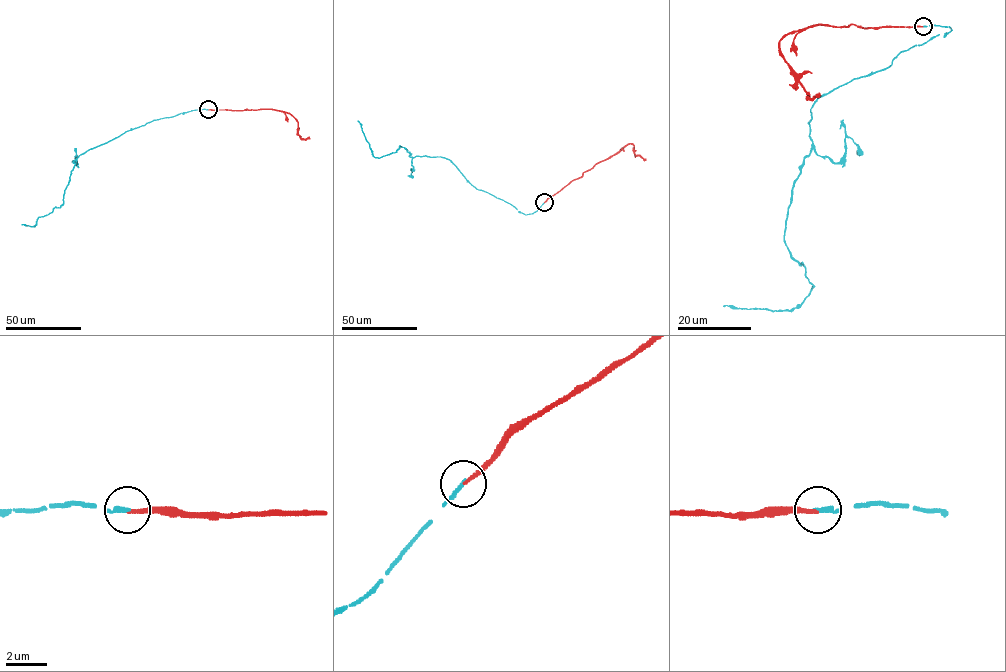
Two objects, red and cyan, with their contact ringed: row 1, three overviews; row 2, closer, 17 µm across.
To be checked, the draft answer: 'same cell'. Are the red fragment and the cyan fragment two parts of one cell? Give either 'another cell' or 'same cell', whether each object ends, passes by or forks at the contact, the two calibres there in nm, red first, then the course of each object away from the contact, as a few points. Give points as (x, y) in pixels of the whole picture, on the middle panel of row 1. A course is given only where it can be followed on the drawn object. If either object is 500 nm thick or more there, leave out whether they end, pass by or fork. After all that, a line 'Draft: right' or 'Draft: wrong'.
same cell; red ends; cyan ends; calibres 150 and 180 nm; course red (544, 202), (628, 144), (632, 143), (634, 153), (645, 160); course cyan (544, 202), (524, 214), (477, 189), (448, 159), (412, 157), (400, 145), (374, 157), (358, 120)
Draft: right

